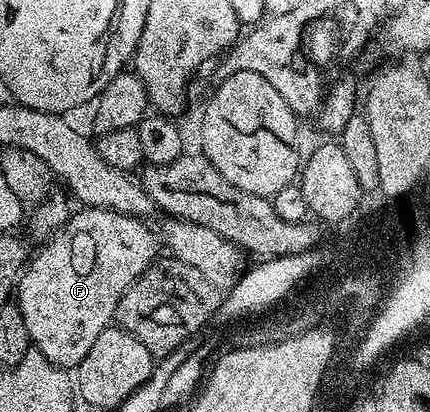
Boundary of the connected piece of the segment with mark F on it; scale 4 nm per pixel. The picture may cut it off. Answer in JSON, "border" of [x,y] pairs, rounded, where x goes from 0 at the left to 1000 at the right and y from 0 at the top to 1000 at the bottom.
{"border":[[[193,502],[167,519],[144,561],[116,573],[116,578],[93,597],[102,600],[95,602],[84,619],[79,612],[77,626],[65,636],[58,655],[44,670],[44,684],[40,689],[40,733],[49,750],[49,769],[58,769],[58,799],[72,820],[72,842],[95,854],[114,879],[130,881],[135,891],[149,896],[181,893],[184,881],[198,867],[198,857],[207,857],[216,828],[226,828],[226,818],[235,818],[235,808],[242,799],[260,791],[267,752],[281,731],[281,721],[295,709],[300,692],[309,692],[314,675],[342,648],[351,646],[365,626],[365,612],[360,612],[360,580],[365,590],[363,563],[358,570],[333,541],[340,539],[335,539],[330,529],[312,522],[293,522],[279,512],[260,512],[253,502]]]}

